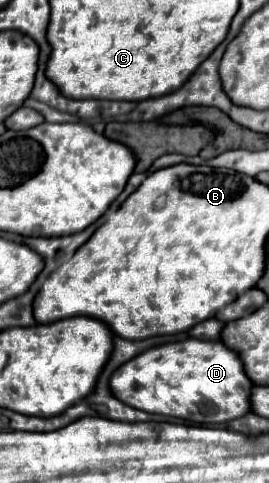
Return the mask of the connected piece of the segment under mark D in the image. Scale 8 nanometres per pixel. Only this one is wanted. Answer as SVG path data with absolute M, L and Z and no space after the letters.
M189 337L177 343L151 347L123 363L113 371L109 387L113 395L129 407L209 425L245 415L249 411L249 391L253 383L249 383L249 377L241 371L241 361L233 351L223 347L221 341Z

